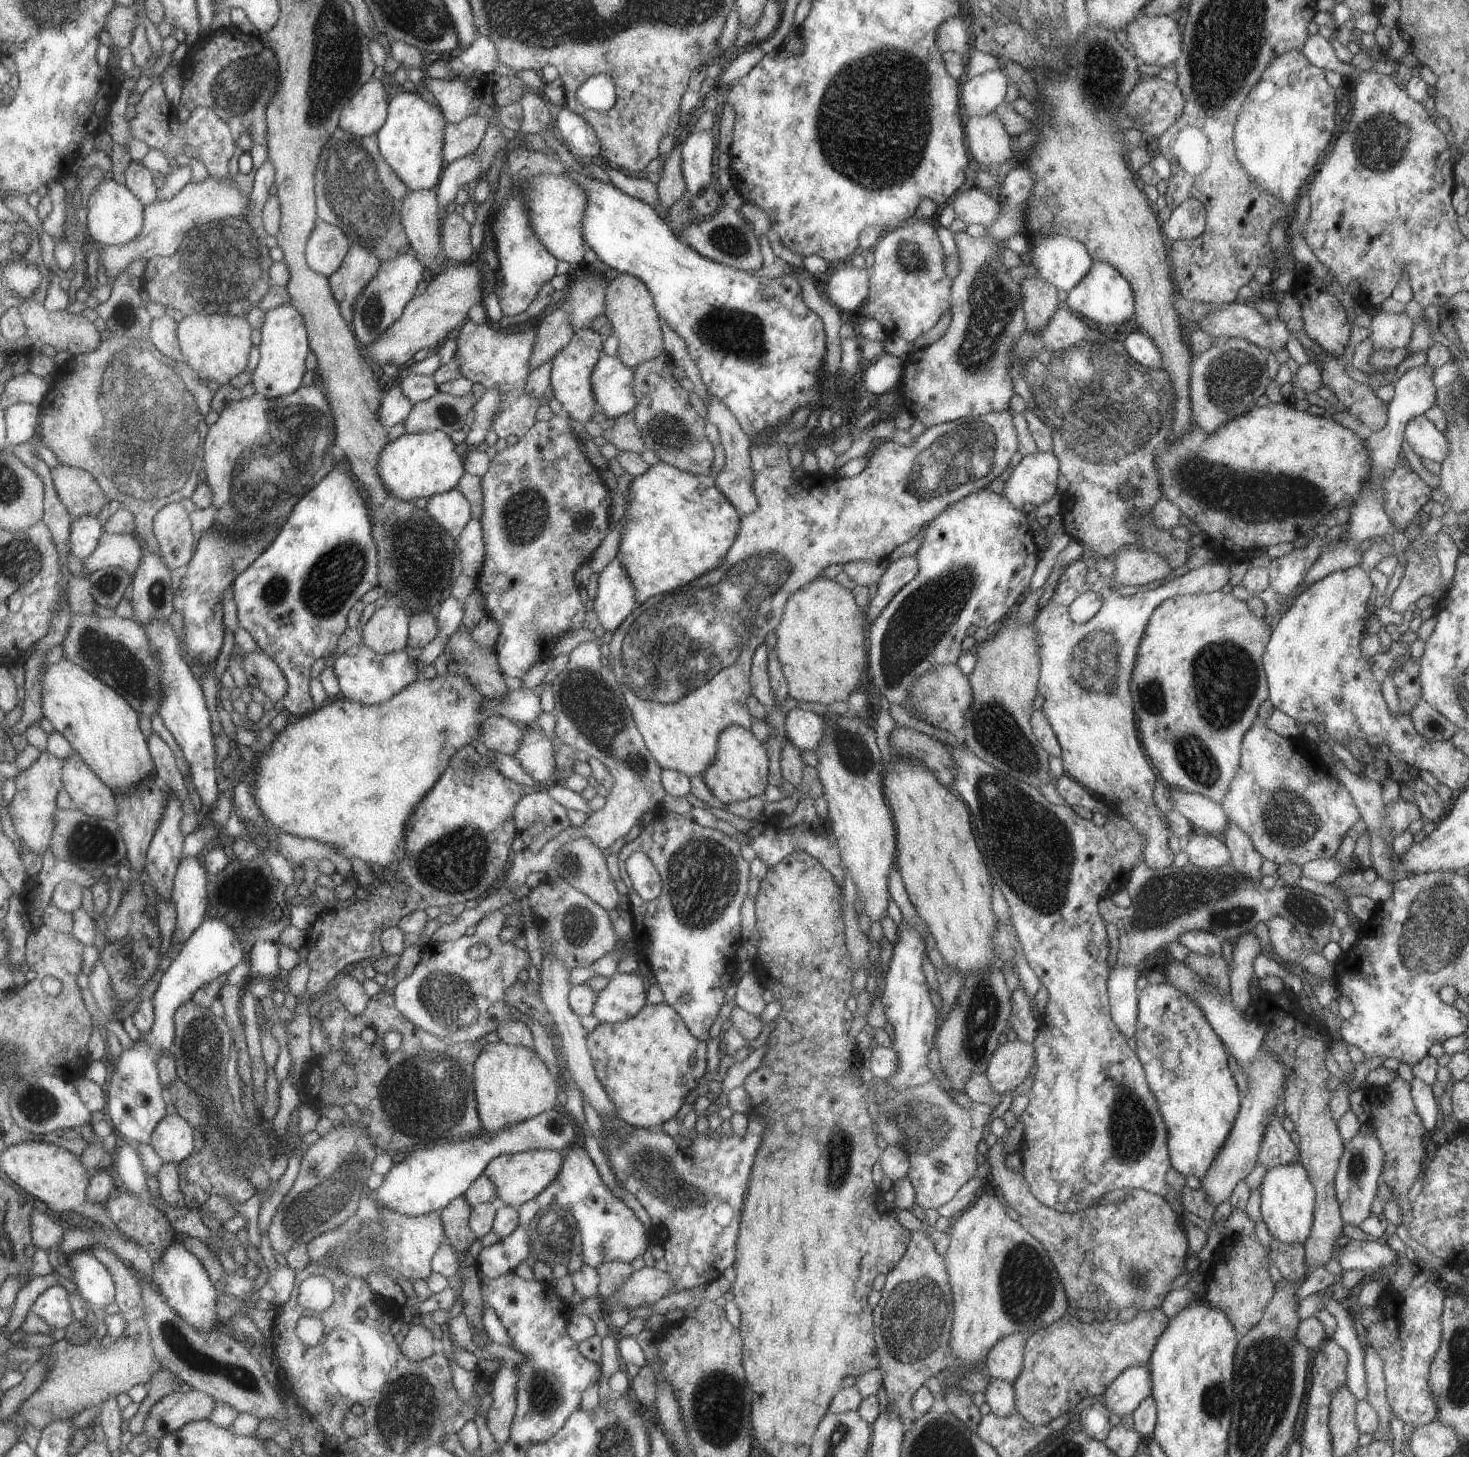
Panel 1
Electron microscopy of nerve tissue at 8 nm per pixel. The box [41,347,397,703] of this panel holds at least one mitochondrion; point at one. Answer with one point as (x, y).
(140, 419)

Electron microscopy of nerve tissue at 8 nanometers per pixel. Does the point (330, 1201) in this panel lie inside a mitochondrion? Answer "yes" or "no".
yes

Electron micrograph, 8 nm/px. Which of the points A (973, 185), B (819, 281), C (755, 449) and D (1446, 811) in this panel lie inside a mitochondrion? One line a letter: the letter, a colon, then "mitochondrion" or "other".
A: other
B: other
C: other
D: other

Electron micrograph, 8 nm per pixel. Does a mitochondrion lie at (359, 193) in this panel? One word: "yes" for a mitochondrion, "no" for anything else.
yes

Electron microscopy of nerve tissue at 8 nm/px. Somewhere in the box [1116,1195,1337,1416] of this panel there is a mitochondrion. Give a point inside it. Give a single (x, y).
(1137, 1276)

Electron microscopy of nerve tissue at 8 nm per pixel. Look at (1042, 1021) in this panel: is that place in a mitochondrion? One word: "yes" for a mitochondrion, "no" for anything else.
no

